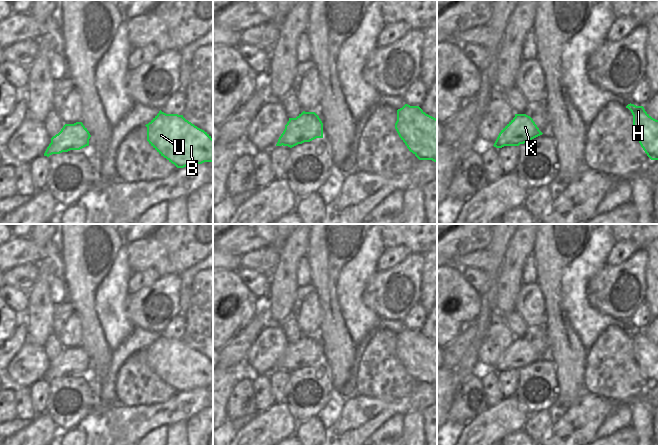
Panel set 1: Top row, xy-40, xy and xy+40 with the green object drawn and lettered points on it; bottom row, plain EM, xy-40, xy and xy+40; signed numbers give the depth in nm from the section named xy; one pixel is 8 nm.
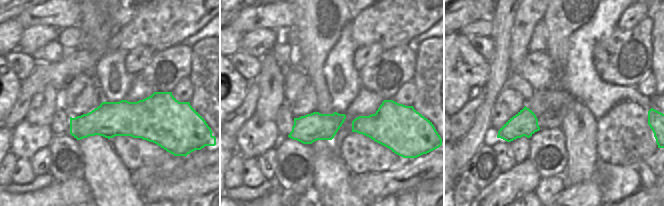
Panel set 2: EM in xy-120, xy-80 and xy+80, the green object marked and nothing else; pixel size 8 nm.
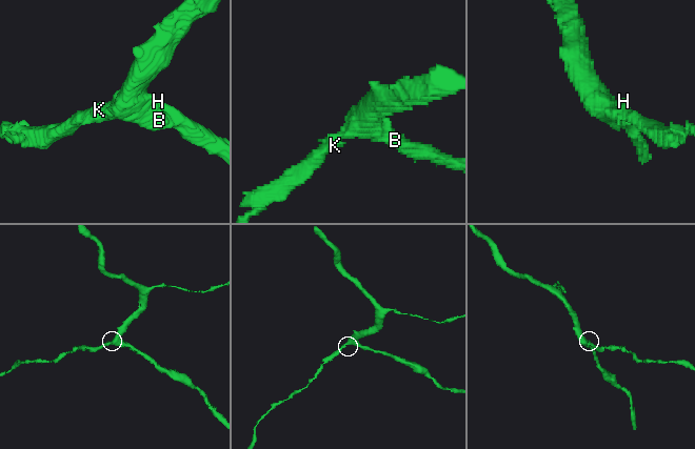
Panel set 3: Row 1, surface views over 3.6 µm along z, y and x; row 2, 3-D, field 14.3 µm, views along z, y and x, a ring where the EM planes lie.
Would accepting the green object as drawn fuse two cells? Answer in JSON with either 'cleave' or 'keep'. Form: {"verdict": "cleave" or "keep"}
{"verdict": "keep"}

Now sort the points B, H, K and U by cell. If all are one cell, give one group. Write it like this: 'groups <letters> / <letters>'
groups B H K U

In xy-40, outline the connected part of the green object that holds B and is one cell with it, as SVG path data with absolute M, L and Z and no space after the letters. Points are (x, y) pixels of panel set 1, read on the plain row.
M160 334L145 350L149 368L177 392L213 386L213 363L207 356L186 344L183 339L166 338Z

